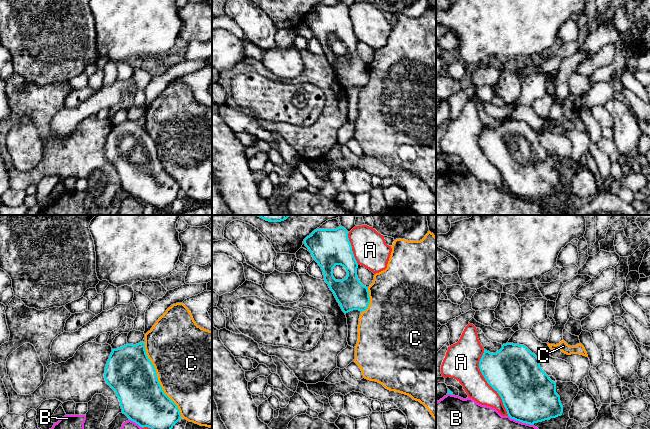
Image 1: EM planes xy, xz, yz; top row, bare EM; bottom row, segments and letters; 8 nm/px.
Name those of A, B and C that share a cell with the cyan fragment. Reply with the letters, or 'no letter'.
no letter

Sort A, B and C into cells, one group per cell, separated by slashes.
A / B / C

